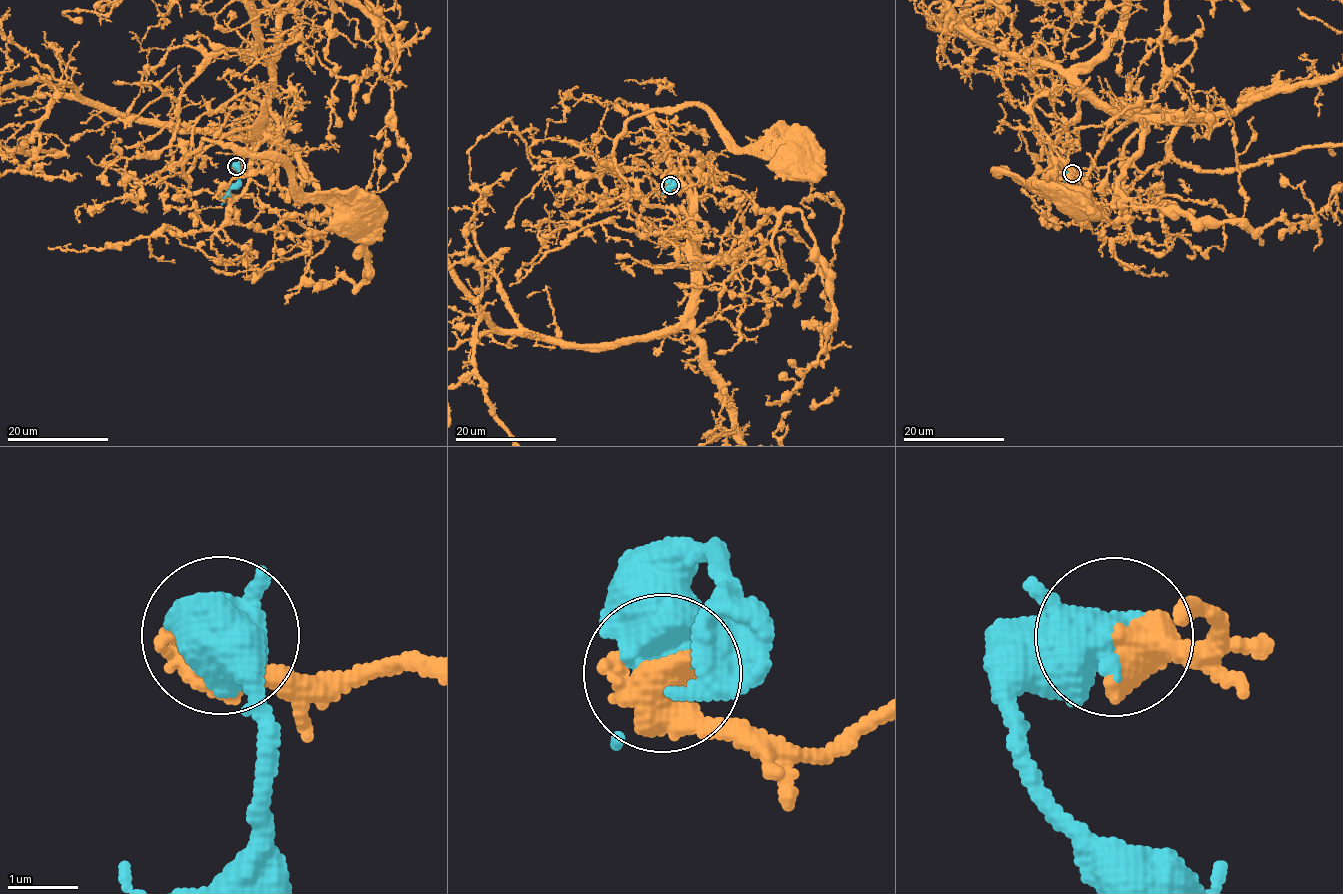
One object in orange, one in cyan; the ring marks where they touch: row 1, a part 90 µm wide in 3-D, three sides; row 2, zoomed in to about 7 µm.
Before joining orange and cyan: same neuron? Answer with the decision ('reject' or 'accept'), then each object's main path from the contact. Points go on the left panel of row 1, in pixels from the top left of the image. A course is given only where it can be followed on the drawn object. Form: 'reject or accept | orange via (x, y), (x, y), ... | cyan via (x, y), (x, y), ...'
accept | orange via (236, 165), (266, 166), (273, 85), (204, 113), (183, 161), (205, 139), (277, 157), (357, 219) | cyan via (236, 165), (238, 182), (221, 204)

